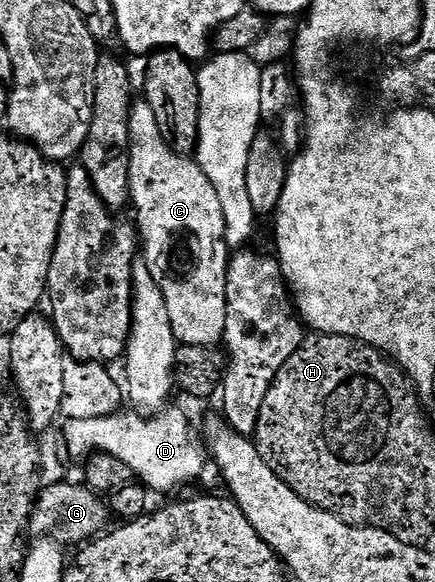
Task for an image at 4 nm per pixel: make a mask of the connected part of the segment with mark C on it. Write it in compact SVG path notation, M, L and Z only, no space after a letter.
M145 98L135 99L130 106L130 204L138 211L136 228L144 247L144 263L152 270L168 302L168 316L172 318L172 330L179 345L221 345L226 325L226 279L232 255L226 243L224 210L220 210L216 186L212 186L197 159L176 154L164 142L156 114Z

